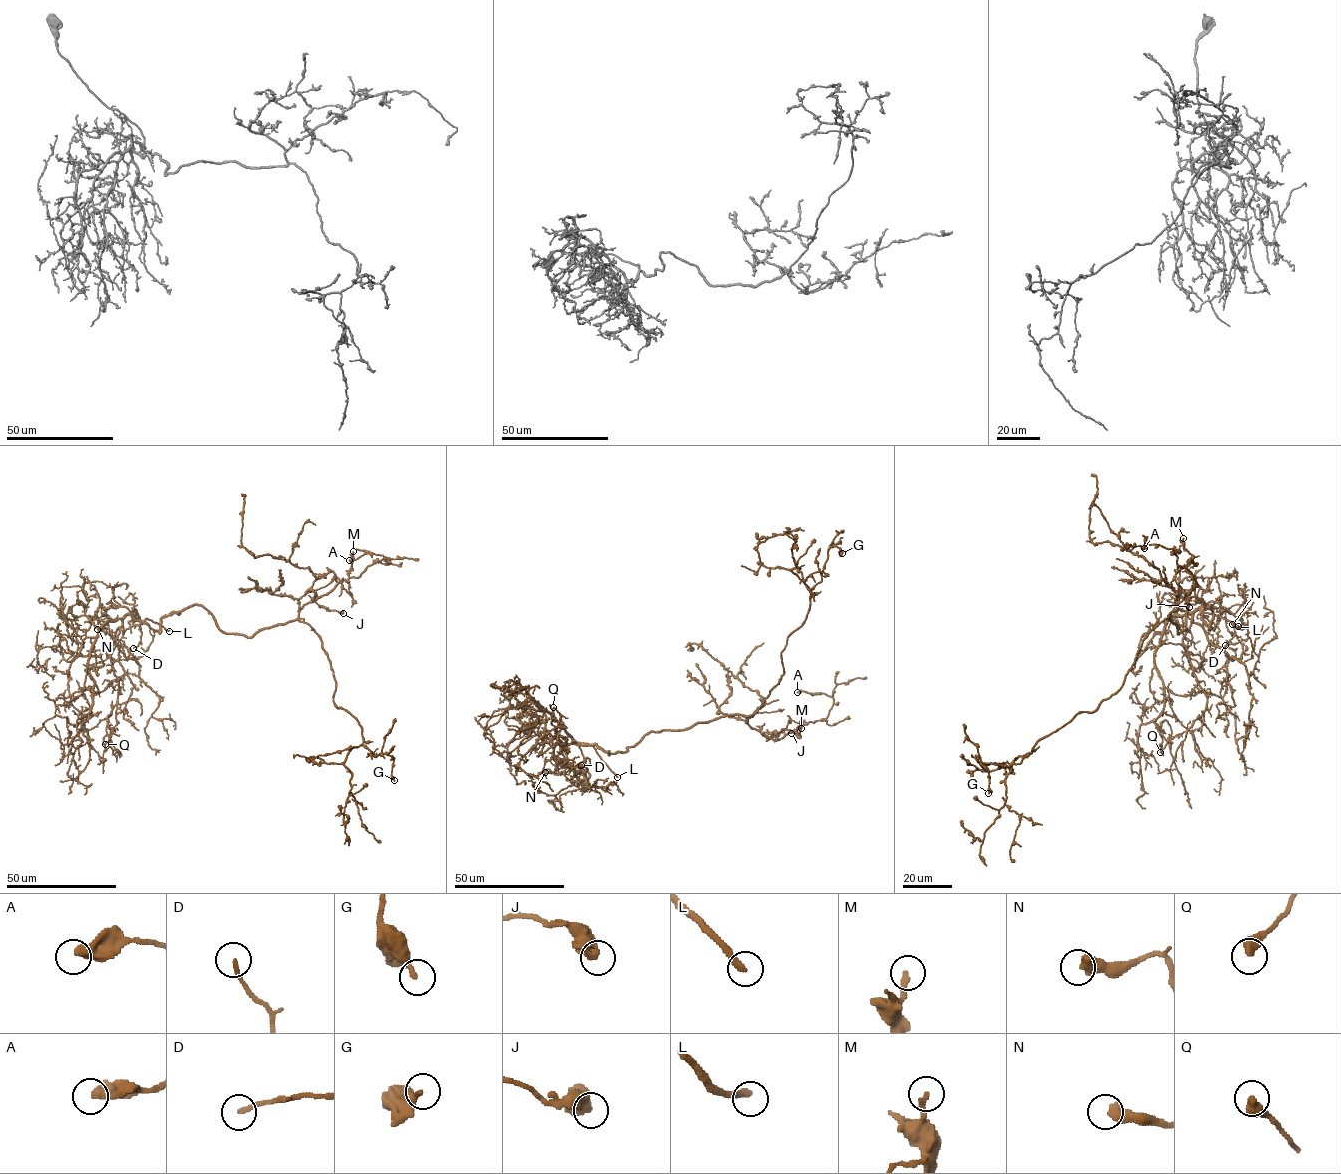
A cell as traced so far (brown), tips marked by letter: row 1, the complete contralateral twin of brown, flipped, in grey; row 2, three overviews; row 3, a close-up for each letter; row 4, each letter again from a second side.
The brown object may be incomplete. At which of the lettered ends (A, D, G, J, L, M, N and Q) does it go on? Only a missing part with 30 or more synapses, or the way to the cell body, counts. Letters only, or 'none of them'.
L

